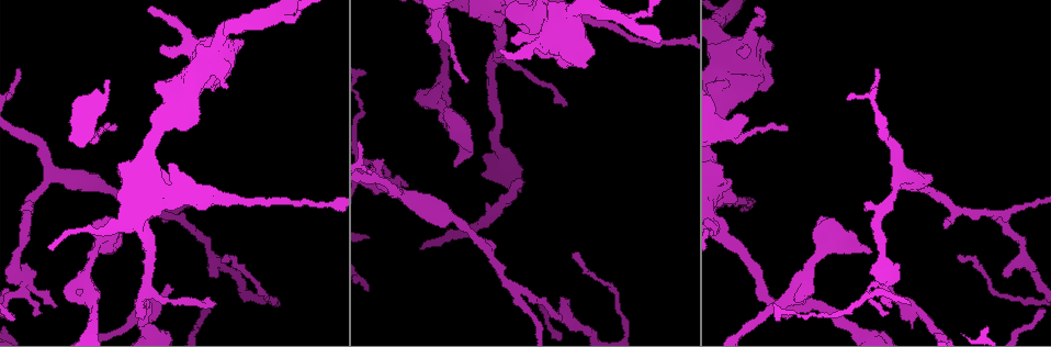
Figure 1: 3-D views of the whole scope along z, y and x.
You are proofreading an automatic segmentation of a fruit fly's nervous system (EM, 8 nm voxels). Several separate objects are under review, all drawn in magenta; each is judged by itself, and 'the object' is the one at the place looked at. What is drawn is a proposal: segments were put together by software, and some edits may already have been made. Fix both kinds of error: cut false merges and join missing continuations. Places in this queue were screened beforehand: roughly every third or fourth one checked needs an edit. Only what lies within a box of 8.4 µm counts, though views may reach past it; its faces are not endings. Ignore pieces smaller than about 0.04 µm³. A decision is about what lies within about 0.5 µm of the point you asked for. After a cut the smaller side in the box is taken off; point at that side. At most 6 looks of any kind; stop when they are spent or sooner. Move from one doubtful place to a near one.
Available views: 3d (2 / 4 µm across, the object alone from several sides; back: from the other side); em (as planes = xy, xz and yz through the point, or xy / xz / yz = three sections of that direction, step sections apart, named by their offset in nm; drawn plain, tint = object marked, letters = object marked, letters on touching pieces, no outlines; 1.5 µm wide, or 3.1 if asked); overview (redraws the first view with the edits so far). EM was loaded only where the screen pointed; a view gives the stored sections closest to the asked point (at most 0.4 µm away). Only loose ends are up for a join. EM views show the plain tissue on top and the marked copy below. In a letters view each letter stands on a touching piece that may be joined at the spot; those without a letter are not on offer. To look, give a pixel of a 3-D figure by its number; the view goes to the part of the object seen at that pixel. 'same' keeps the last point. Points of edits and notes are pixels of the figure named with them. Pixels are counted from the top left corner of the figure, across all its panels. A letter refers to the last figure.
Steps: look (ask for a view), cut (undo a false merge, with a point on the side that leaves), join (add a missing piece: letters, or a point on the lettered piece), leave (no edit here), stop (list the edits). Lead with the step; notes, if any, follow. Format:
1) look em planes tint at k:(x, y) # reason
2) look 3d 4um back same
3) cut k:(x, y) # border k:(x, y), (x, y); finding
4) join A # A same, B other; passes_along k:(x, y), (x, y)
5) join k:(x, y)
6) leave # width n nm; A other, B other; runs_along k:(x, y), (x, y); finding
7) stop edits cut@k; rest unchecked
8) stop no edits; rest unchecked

look em planes letters at 1:(449, 105) # an open end

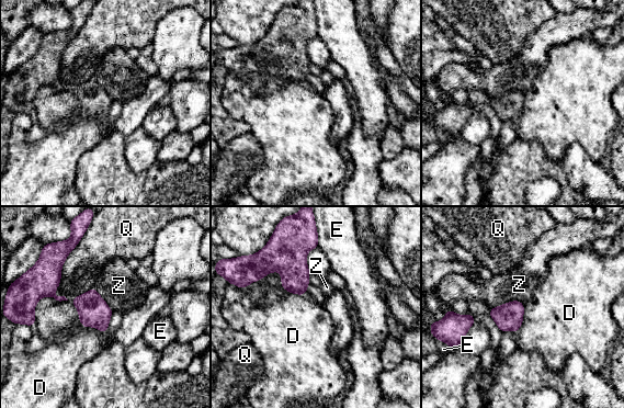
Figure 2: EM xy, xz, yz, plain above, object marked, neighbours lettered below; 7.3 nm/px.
leave # D other, E other, Q other, Z other; border 2:(524, 305), (521, 326), (515, 332); none of them fits

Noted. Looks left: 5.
look em xy step 4 tint at 1:(869, 288) # three arms meet

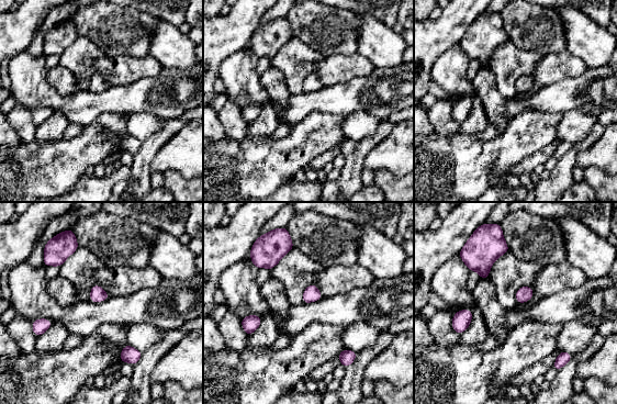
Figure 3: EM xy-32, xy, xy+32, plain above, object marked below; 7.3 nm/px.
look em planes tint same

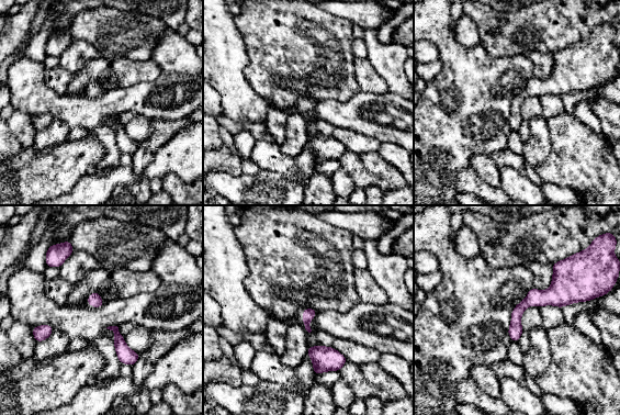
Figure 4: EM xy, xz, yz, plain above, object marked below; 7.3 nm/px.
look em planes letters same # what lies round it

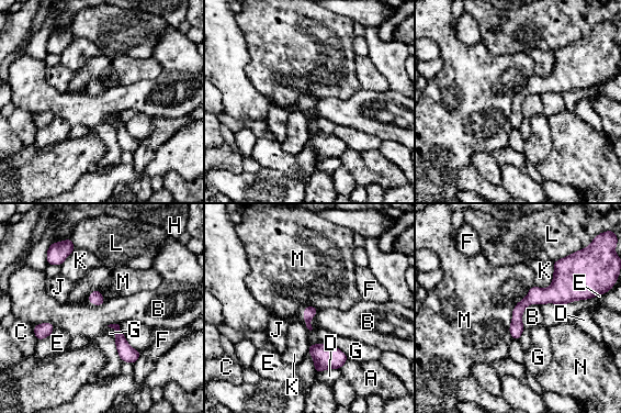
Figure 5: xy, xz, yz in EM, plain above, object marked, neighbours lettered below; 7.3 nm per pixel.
leave # A other, B other, C other, D other, E other, F other, G other, H other, J other, K other, L other, M other, N other; runs_along 5:(584, 292), (530, 298), (514, 334); one cell here

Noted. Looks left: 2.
look em planes letters at 1:(116, 128) # branch stops here

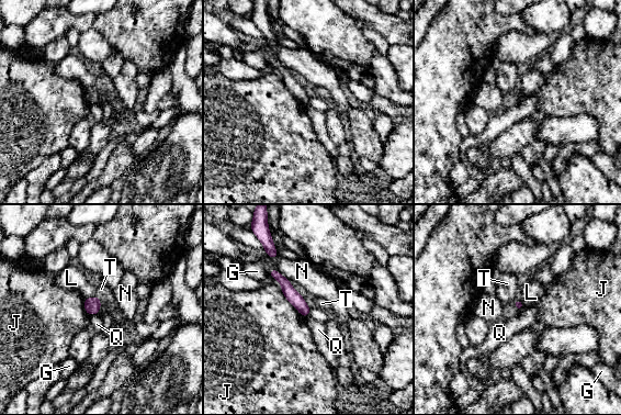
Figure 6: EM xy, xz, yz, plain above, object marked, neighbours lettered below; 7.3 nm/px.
leave # G other, J other, L other, N other, Q other, T other; border 6:(98, 313), (89, 316); none of them fits

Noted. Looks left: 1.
stop no edits; rest unchecked

